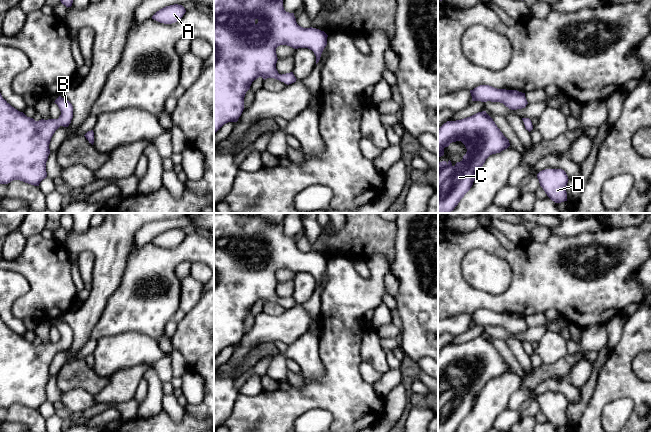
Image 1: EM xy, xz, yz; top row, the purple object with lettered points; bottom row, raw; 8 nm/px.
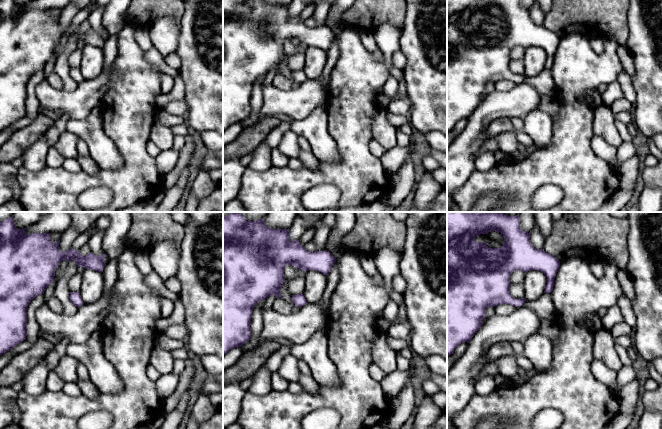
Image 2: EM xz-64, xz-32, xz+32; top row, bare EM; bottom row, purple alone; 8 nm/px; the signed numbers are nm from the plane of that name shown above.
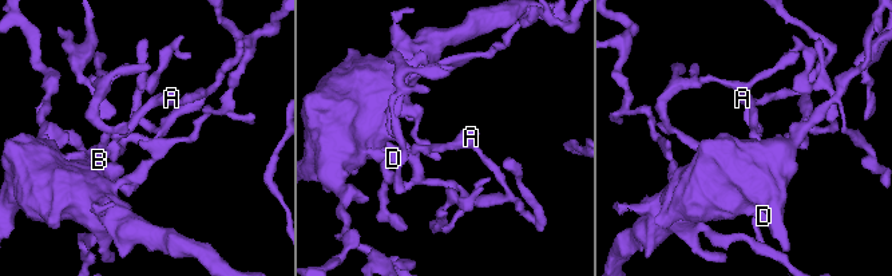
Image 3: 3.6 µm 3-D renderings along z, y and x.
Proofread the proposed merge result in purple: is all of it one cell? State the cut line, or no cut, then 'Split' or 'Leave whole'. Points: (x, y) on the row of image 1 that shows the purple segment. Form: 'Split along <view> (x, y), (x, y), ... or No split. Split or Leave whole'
No split. Leave whole

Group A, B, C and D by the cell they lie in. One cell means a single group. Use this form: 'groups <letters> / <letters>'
groups A B C D

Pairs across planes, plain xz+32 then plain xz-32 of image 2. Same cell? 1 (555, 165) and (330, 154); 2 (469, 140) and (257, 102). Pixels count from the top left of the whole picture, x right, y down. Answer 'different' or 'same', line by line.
1: different
2: different

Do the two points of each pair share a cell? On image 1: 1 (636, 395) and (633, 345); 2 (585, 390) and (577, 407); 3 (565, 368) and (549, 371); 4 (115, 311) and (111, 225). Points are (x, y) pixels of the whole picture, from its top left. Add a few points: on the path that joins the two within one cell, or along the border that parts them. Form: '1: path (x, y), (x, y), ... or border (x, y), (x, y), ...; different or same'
1: path (628, 383), (625, 380), (625, 357); same
2: path (585, 394), (584, 400), (581, 403); same
3: path (561, 369), (553, 370); same
4: border (123, 270), (121, 282), (110, 296), (102, 312); different

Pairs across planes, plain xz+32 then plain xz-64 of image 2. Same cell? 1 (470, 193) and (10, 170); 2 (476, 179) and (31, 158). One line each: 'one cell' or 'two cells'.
1: two cells
2: two cells

